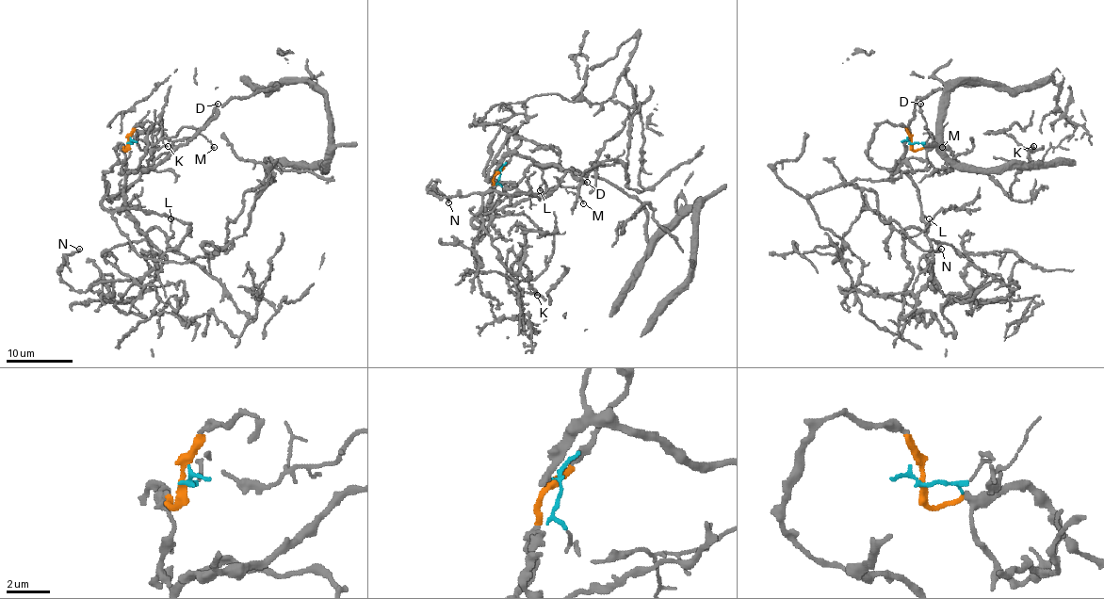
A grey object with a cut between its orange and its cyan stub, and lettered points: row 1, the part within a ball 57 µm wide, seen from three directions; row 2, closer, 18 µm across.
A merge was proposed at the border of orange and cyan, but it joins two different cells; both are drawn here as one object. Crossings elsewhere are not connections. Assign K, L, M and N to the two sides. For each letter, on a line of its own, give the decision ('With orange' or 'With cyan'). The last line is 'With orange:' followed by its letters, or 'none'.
K: With orange
L: With orange
M: With cyan
N: With orange
With orange: K, L, N

